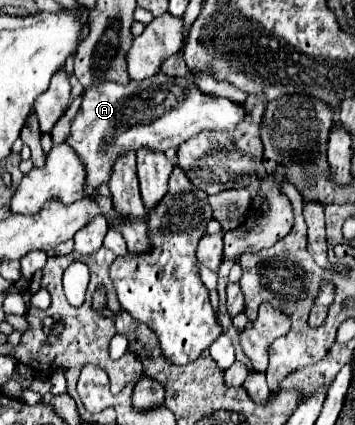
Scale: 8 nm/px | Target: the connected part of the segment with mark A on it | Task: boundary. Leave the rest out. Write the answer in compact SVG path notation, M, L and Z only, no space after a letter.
M163 72L127 86L103 82L87 88L81 108L71 122L71 136L67 144L75 148L87 166L87 196L93 196L99 184L109 180L109 170L115 158L129 150L147 146L151 150L167 150L183 144L187 138L203 130L231 132L247 116L247 106L229 102L229 98L203 94L195 90L195 82L187 76L171 78Z

